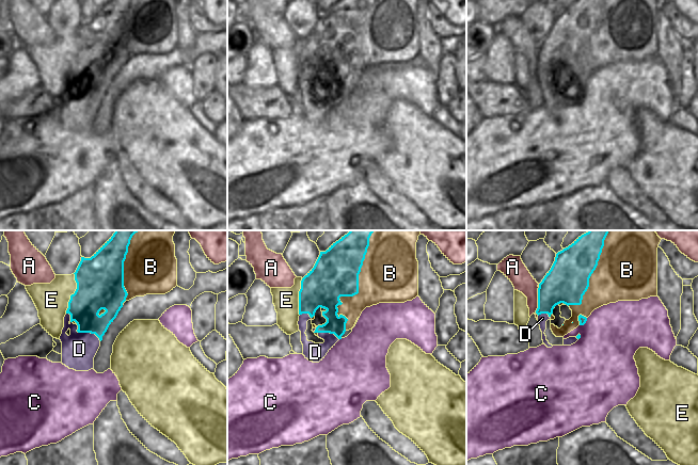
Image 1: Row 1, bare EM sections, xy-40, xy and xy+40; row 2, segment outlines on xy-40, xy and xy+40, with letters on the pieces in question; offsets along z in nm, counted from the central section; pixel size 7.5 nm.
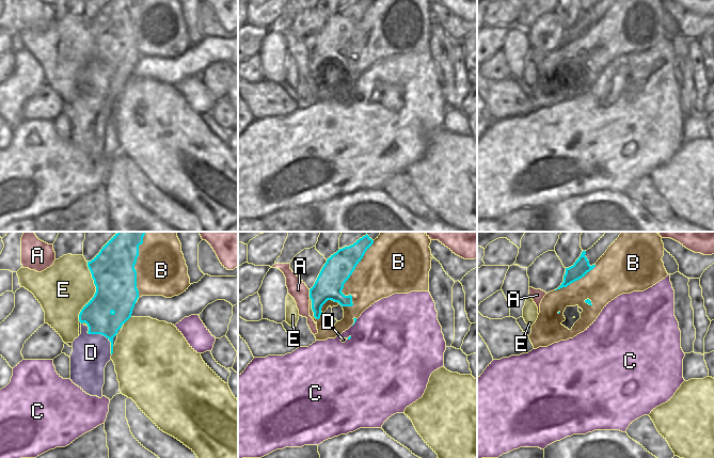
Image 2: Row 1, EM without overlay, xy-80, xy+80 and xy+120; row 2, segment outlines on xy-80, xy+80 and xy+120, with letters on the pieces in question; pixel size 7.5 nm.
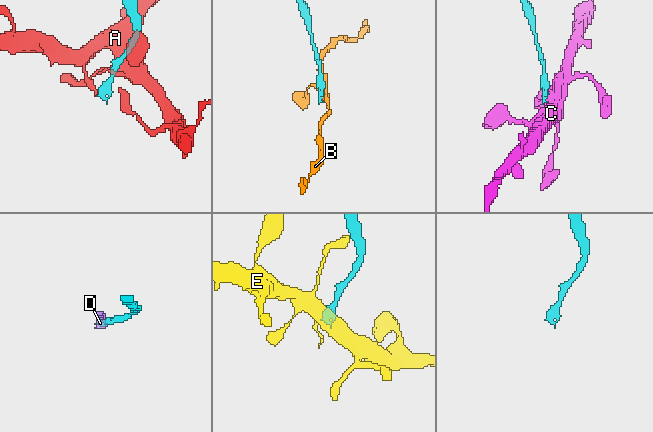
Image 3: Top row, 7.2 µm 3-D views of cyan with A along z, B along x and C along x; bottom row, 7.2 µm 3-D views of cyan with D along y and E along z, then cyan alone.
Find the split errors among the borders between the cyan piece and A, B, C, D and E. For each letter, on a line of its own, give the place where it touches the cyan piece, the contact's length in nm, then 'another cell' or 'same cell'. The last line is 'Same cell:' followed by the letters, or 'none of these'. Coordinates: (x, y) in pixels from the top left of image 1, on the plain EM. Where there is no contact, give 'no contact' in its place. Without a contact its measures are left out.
A: meets cyan in xy+40 at (538, 62); contact 220 nm long; another cell
B: meets cyan in xy at (357, 54); contact 700 nm long; another cell
C: meets cyan in xy+40 at (584, 84); contact 90 nm long; another cell
D: meets cyan in xy-40 at (85, 93); contact 220 nm long; same cell
E: meets cyan in xy-40 at (74, 54); contact 320 nm long; another cell
Same cell: D

